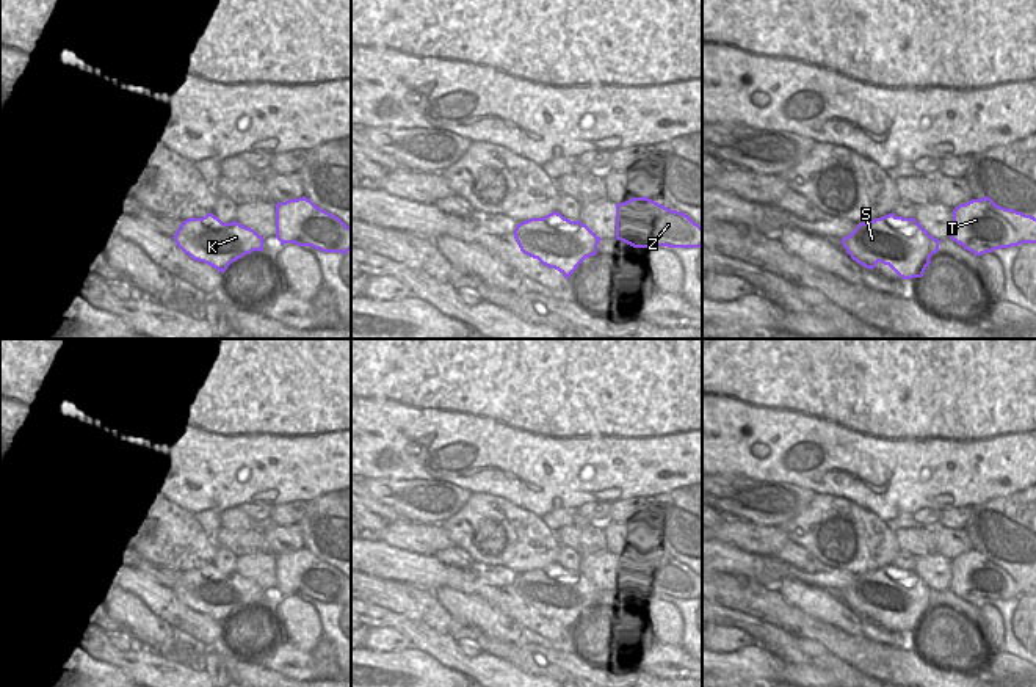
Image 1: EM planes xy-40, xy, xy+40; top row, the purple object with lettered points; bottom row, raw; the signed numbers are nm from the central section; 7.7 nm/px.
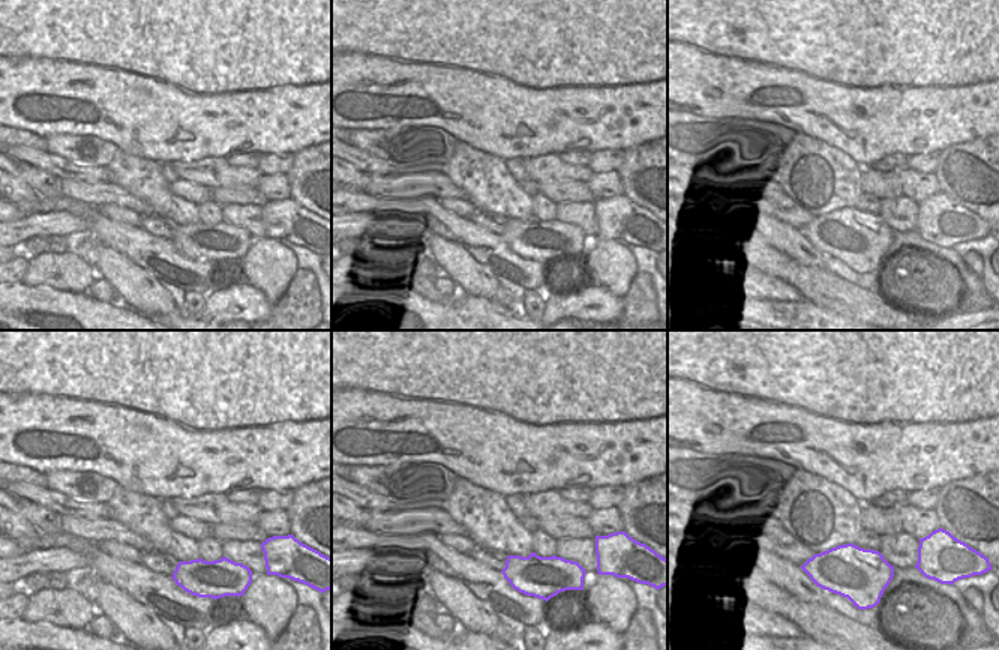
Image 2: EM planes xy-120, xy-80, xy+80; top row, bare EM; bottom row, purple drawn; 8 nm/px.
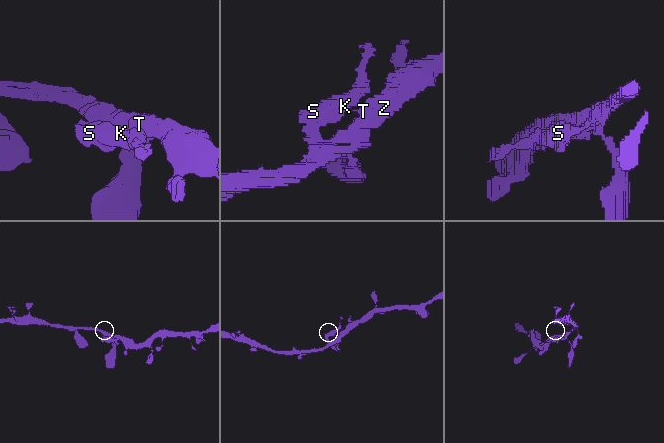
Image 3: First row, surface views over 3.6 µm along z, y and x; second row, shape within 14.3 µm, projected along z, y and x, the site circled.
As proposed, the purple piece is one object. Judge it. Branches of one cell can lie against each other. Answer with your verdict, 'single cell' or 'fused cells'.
single cell

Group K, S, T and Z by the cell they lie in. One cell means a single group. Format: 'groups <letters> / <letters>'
groups K S T Z

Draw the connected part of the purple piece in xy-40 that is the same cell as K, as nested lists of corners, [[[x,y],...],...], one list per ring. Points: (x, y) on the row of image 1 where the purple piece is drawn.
[[[212,212],[202,218],[182,221],[172,237],[193,260],[224,273],[227,267],[252,251],[263,251],[263,237],[235,220],[223,223]]]

